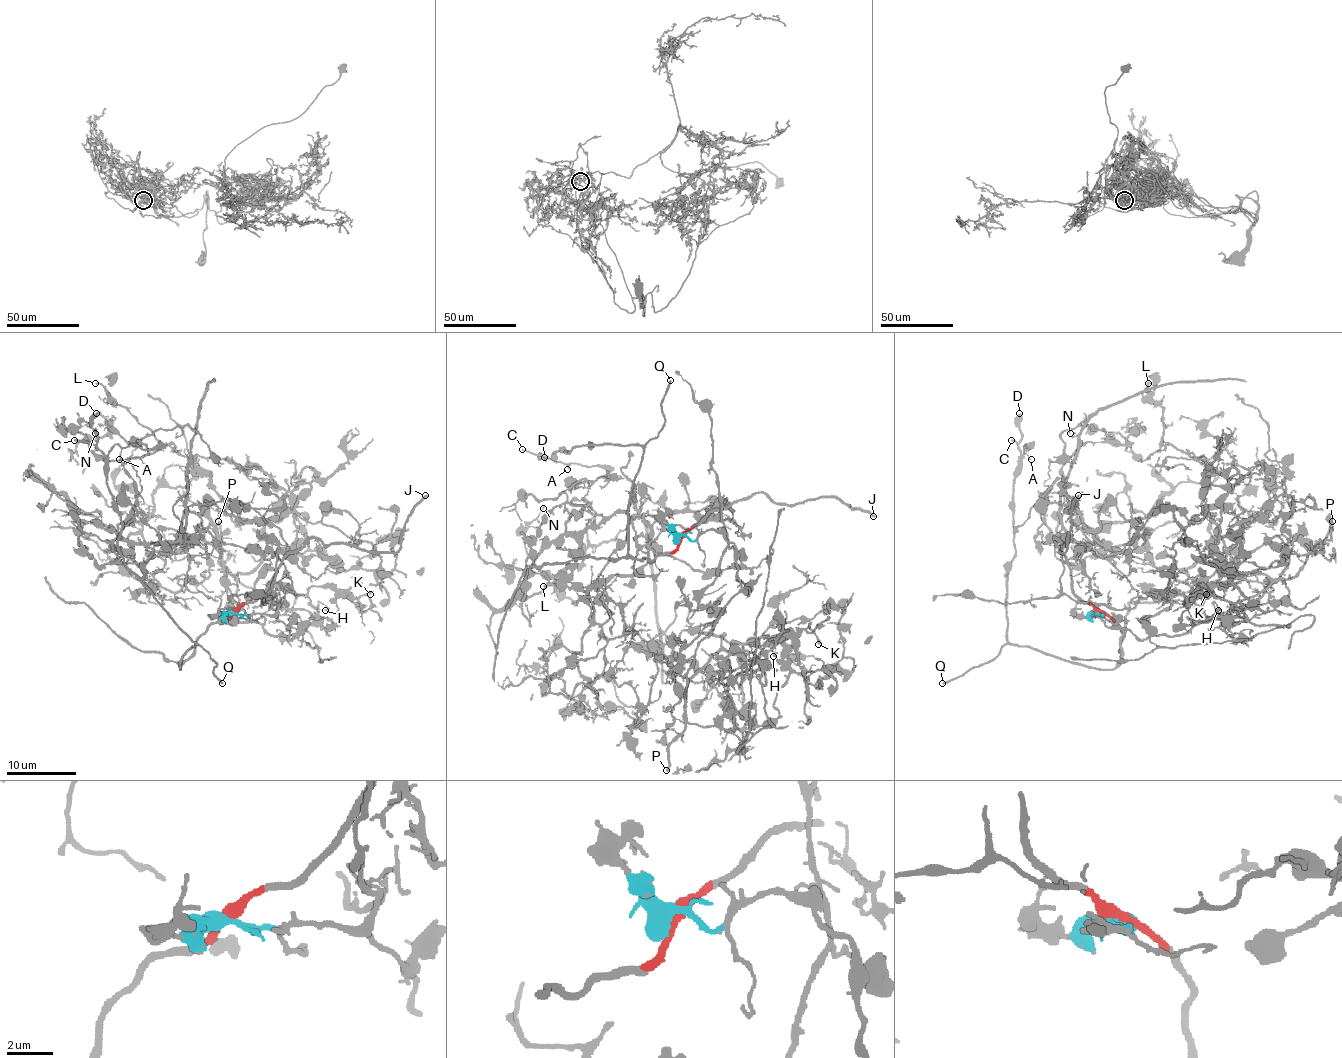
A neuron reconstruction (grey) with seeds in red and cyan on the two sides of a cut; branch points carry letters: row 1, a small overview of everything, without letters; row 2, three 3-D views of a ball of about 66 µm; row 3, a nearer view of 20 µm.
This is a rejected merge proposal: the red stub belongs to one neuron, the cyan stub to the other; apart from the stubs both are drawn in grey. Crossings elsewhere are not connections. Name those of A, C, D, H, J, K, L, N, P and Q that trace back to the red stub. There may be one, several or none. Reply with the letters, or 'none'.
A, C, D, J, Q

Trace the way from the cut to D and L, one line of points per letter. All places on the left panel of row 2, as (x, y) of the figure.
D: (232, 612), (195, 642), (195, 652), (180, 669), (195, 643), (121, 555), (121, 513), (96, 446), (96, 413)
L: (232, 612), (292, 638), (235, 595), (289, 548), (311, 487), (242, 520), (95, 384)

